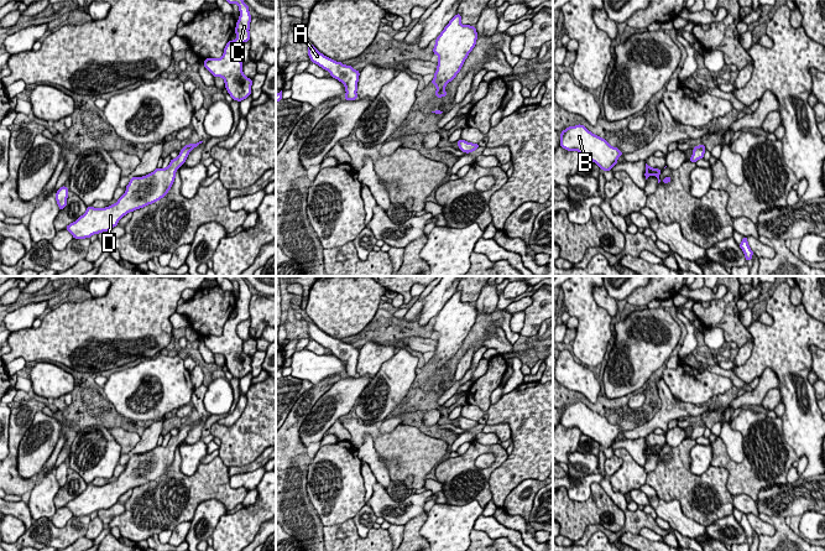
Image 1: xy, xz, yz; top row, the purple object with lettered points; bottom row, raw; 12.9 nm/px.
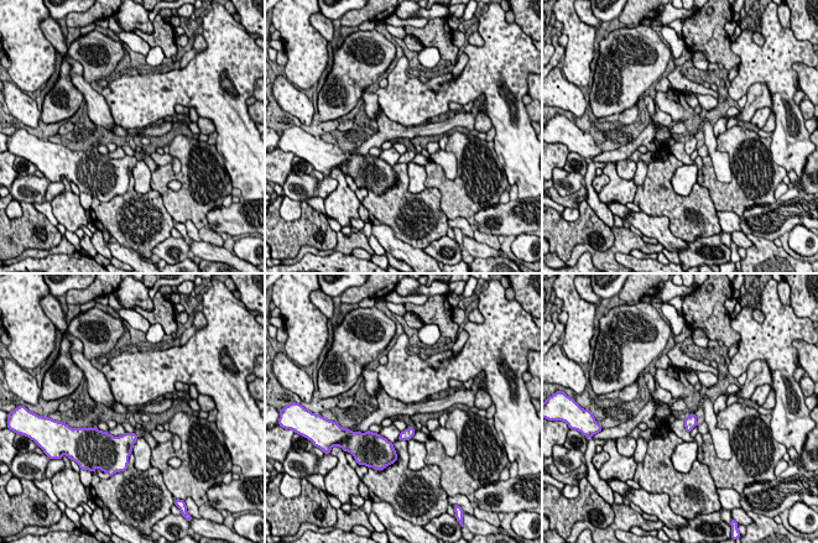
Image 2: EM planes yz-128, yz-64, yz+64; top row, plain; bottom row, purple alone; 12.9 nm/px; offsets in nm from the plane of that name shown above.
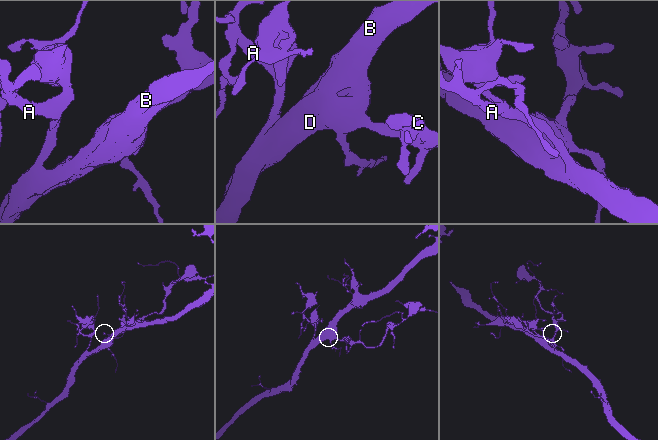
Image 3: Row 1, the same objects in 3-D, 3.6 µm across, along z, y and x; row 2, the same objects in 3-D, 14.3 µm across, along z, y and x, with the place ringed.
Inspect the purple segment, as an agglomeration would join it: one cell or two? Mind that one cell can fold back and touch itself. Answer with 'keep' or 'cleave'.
keep

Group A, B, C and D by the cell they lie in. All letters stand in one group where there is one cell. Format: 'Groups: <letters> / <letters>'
Groups: A B C D

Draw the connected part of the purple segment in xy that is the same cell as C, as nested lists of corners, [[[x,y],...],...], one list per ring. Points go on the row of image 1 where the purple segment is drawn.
[[[226,0],[229,4],[239,5],[239,21],[236,22],[236,38],[229,41],[224,48],[221,58],[204,59],[204,67],[214,76],[221,77],[225,82],[228,94],[233,100],[241,102],[251,95],[252,79],[242,73],[244,63],[239,59],[236,50],[239,46],[250,41],[250,22],[252,20],[249,6],[242,0]]]

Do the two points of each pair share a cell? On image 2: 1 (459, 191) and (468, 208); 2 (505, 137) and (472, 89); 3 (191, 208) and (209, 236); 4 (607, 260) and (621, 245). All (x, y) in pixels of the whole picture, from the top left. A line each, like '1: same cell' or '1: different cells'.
1: same cell
2: same cell
3: different cells
4: same cell

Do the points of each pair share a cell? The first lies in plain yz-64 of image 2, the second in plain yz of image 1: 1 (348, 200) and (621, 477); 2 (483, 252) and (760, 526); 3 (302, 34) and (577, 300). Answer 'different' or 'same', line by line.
1: same
2: same
3: same

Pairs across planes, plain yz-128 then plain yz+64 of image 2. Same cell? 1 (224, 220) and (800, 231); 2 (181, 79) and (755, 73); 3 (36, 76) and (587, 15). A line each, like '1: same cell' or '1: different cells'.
1: different cells
2: same cell
3: different cells

